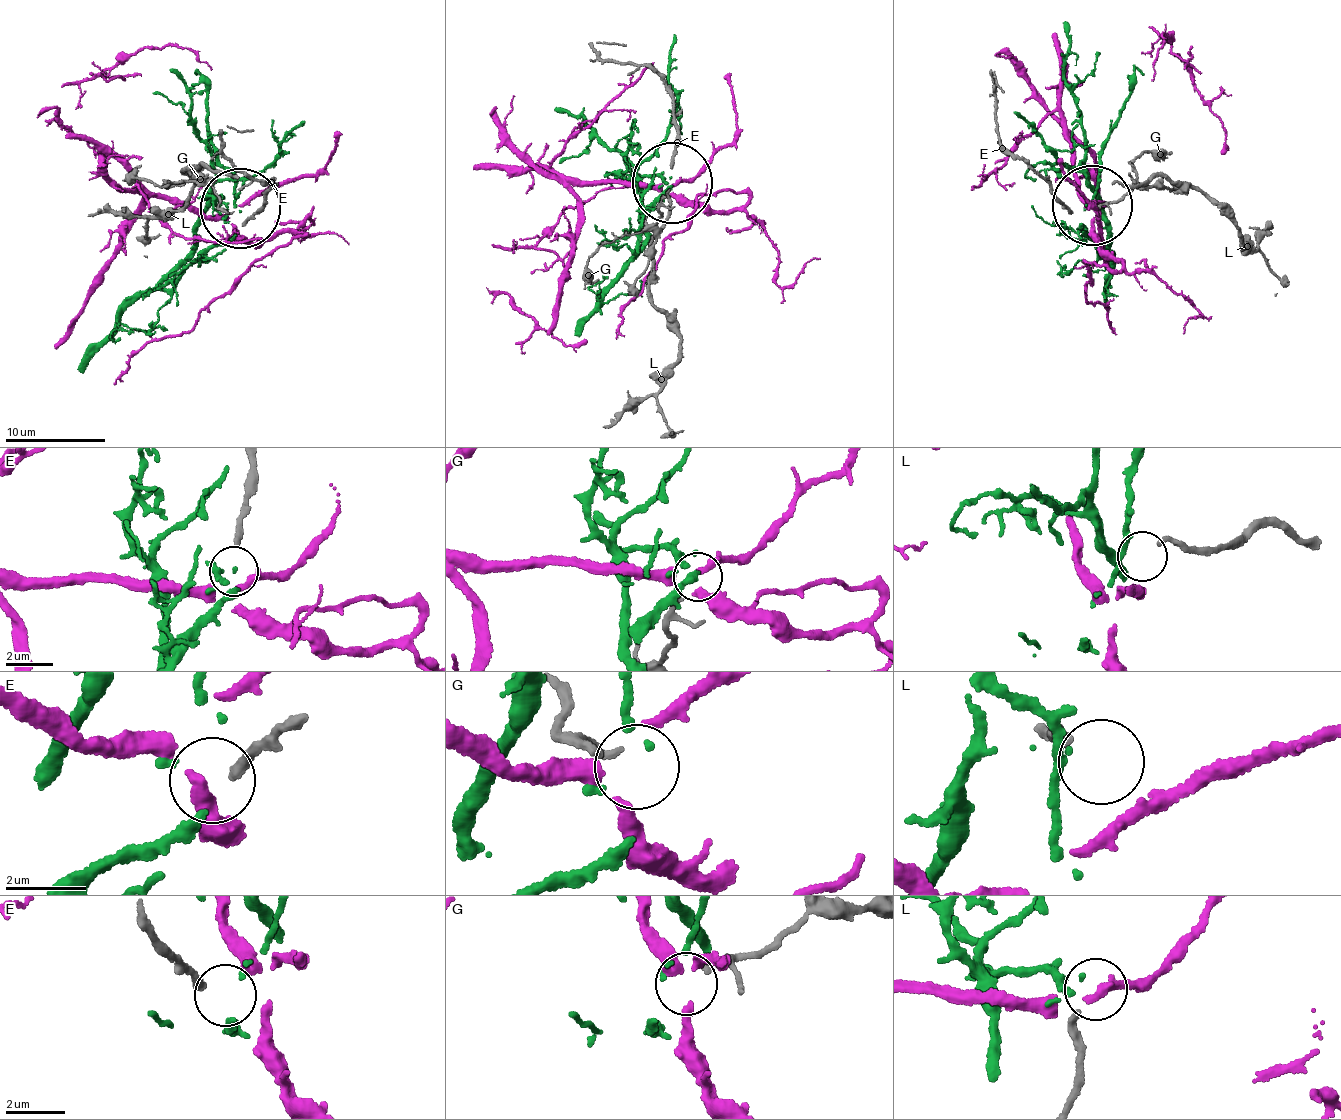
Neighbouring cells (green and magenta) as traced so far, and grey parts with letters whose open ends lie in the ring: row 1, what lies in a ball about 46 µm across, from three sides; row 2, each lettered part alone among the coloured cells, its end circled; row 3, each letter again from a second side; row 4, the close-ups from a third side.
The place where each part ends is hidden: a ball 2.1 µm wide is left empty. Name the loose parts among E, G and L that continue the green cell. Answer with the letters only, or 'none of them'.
E

